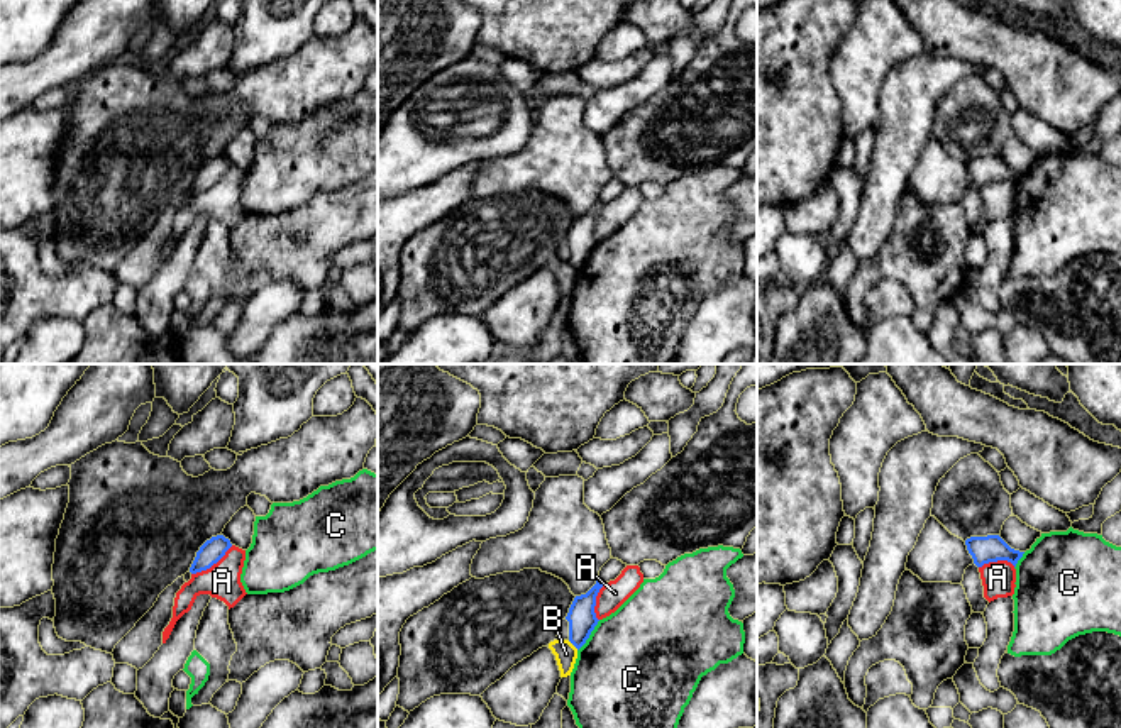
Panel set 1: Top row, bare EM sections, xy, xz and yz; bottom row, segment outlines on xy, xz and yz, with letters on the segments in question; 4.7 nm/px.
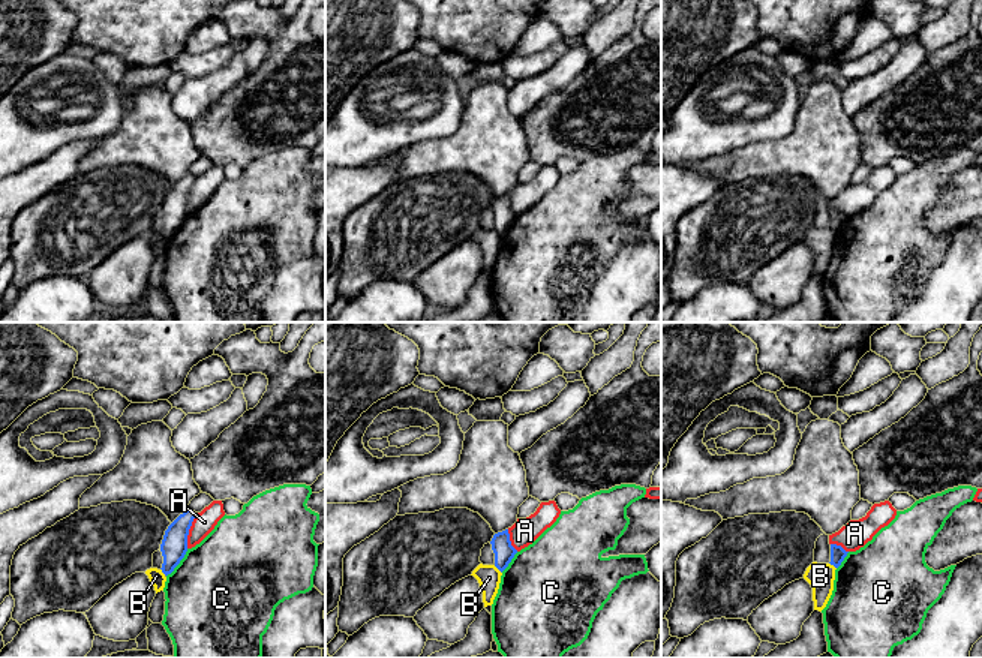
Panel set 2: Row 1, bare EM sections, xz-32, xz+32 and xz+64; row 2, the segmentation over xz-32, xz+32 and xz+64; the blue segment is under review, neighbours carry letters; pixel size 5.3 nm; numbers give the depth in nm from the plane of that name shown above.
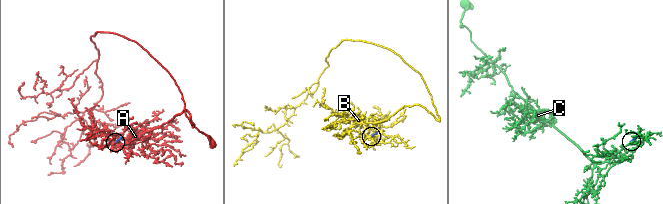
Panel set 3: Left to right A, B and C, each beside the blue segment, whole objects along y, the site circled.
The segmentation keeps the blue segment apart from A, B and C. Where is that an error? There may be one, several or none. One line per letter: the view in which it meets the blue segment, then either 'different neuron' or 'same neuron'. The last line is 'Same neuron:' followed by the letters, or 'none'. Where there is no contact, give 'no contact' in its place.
A: contact in xy; different neuron
B: contact in xz; different neuron
C: contact in xz; different neuron
Same neuron: none

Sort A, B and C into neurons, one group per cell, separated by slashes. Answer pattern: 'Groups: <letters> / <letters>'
Groups: A / B / C

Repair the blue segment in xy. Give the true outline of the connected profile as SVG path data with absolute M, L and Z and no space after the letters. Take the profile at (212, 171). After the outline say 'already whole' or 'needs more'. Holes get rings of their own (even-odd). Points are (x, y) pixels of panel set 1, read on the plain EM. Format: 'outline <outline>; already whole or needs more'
outline M224 156L212 157L196 173L196 178L190 188L190 193L196 195L196 193L210 190L225 176L225 173L230 168L232 168L230 161L225 159Z; already whole

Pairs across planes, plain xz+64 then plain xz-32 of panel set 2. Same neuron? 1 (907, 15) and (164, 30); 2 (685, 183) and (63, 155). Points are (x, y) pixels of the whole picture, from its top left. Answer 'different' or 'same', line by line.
1: different
2: same

